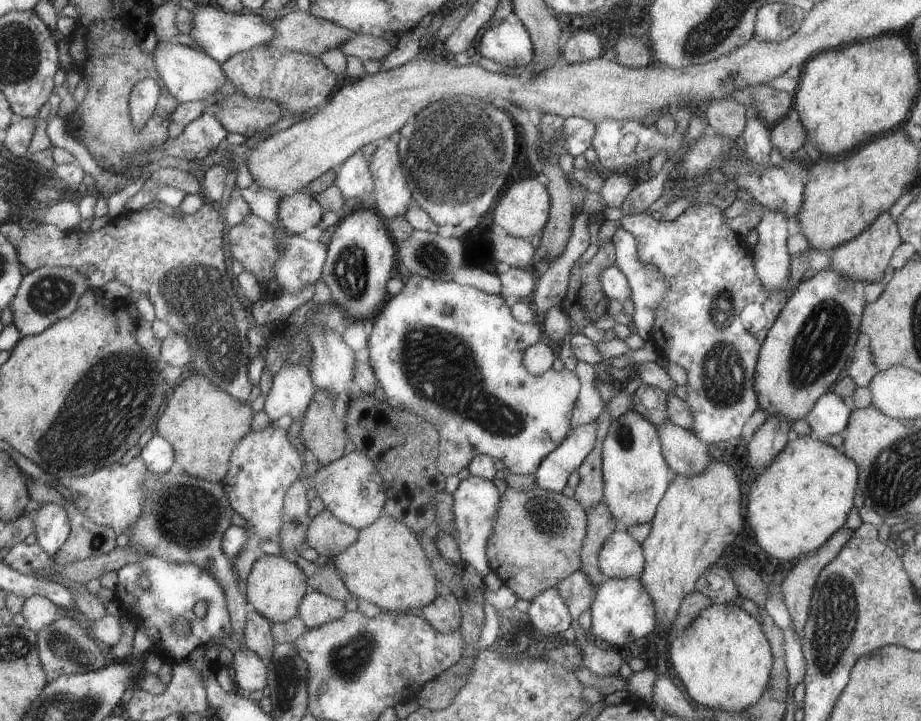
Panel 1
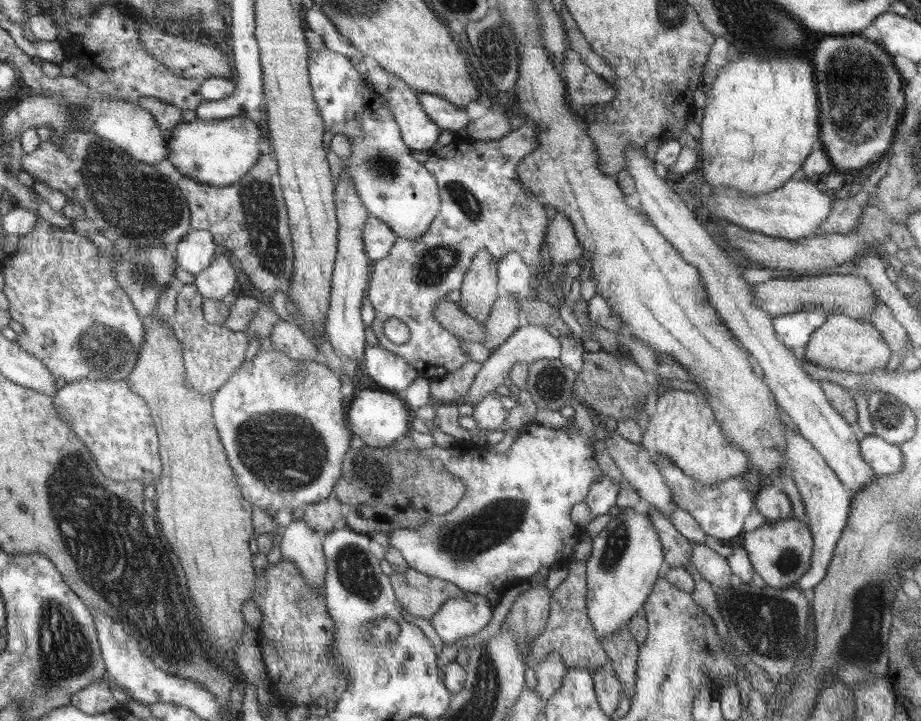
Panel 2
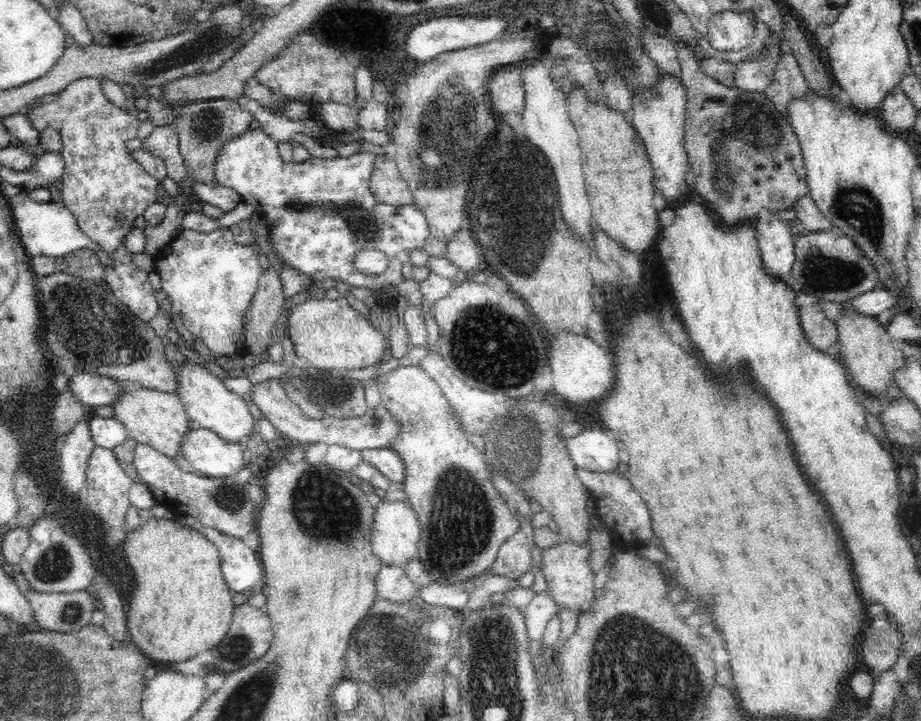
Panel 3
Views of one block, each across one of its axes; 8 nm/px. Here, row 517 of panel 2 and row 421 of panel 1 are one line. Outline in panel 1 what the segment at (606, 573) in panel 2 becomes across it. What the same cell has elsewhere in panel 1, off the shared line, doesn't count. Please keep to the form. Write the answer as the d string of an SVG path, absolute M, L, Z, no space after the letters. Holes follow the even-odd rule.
M629 410L617 420L612 420L602 446L603 502L619 528L630 529L651 522L670 484L670 468L664 460L658 428L642 414Z

